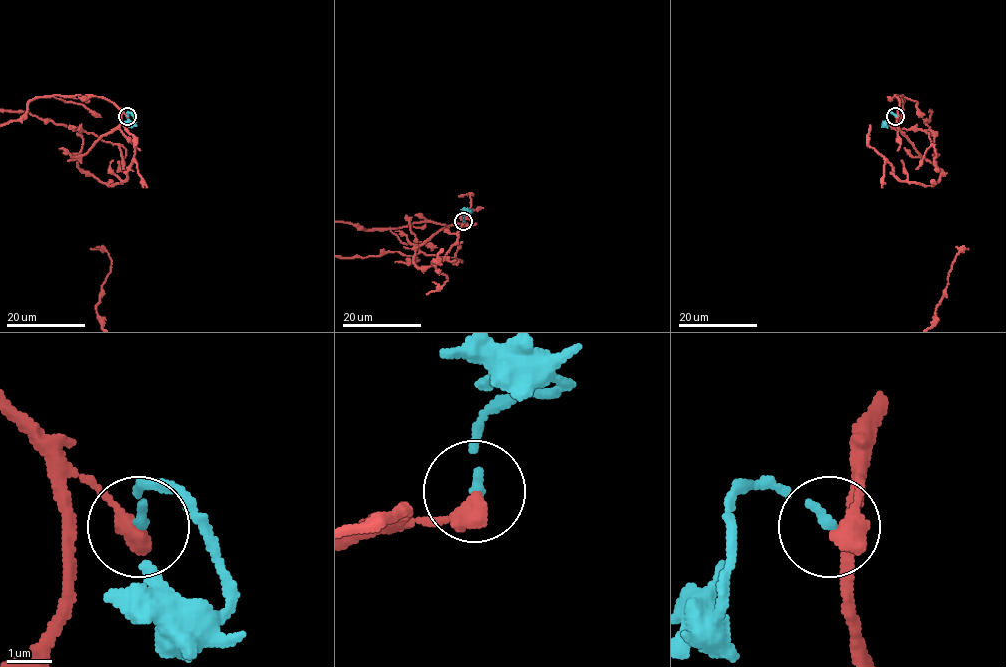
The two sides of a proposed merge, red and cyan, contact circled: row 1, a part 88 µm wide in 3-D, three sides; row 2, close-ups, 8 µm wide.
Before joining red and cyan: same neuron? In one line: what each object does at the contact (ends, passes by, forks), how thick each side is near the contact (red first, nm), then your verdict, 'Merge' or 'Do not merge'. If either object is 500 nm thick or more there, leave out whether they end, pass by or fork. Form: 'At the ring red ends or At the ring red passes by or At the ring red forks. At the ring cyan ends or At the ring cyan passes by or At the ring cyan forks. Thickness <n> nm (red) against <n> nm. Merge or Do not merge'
Thickness 500 nm (red) against 200 nm. Do not merge

